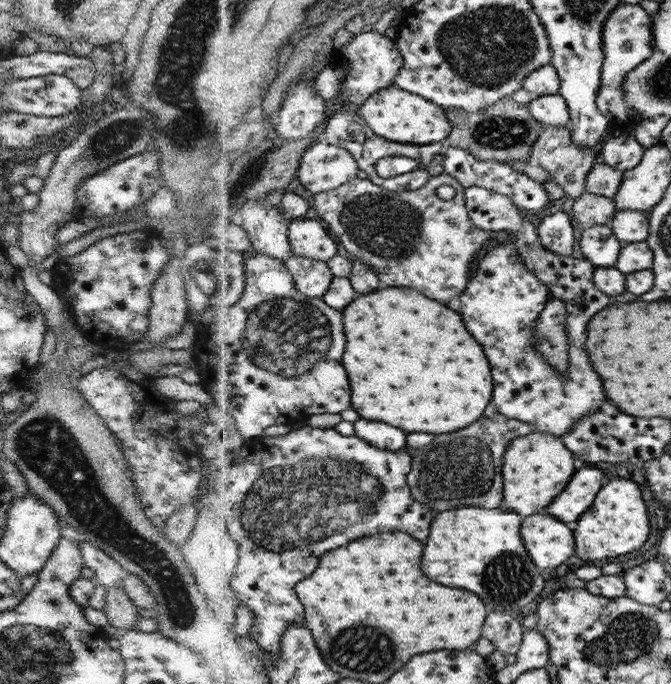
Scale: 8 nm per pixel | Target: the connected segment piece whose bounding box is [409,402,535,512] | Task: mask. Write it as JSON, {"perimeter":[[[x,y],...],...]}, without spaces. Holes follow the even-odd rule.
{"perimeter":[[[492,402],[478,424],[470,424],[470,428],[454,434],[442,434],[432,446],[426,446],[414,456],[413,471],[409,474],[413,495],[440,512],[466,506],[498,508],[502,504],[502,456],[512,440],[530,435],[534,430],[530,423],[510,420]],[[478,452],[488,452],[490,456],[478,456]]]}

